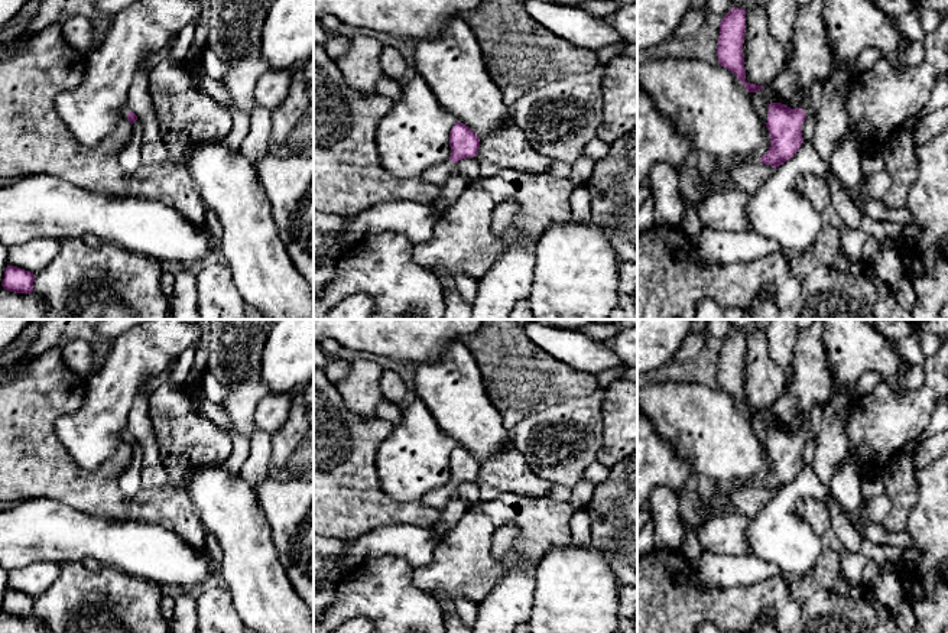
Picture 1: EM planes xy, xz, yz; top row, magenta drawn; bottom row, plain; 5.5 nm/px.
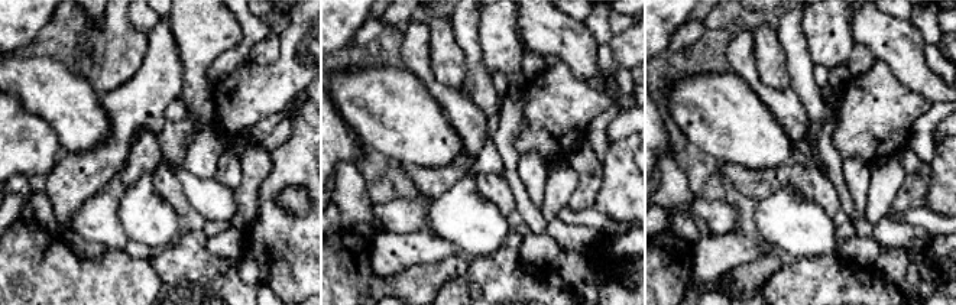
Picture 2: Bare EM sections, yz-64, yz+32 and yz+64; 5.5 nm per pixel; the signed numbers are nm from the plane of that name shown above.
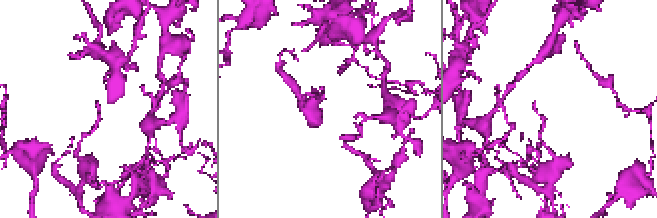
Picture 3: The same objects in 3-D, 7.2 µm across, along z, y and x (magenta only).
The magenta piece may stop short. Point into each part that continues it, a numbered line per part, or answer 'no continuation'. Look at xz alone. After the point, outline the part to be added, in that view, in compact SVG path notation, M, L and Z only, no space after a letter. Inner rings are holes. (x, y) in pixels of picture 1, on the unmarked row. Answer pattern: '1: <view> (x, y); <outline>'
1: xz (438, 499); M448 483L447 486L425 494L421 501L428 507L435 507L442 510L447 506L447 503L454 497L454 494L455 494L455 487L452 487Z

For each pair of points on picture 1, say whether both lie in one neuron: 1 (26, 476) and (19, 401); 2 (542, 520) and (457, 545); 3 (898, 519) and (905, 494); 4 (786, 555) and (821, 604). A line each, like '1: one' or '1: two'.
1: one
2: one
3: one
4: two

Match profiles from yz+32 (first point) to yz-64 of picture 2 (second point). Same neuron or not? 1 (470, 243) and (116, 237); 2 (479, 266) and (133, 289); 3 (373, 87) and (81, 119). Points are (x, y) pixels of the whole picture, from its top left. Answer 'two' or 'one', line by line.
1: two
2: two
3: one

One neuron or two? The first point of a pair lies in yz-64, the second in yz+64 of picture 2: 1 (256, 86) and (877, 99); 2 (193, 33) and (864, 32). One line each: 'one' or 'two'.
1: one
2: one

